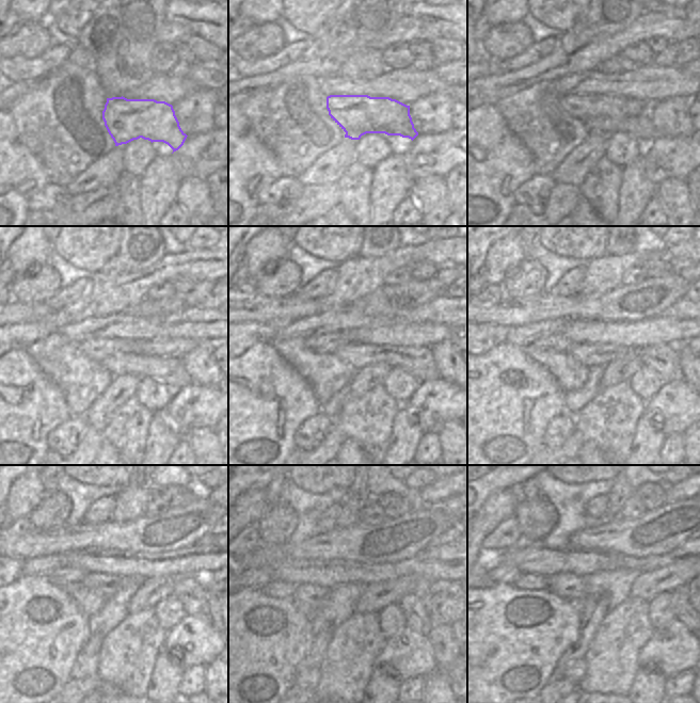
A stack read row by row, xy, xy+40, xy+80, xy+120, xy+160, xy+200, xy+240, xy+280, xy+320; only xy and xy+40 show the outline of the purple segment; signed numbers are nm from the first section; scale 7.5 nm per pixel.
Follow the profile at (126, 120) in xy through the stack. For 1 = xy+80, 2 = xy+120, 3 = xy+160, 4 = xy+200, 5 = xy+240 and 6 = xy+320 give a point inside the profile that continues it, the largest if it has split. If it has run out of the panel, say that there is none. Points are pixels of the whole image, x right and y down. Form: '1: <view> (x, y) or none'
1: xy+80 (584, 108)
2: xy+120 (99, 349)
3: xy+160 (330, 342)
4: xy+200 (559, 344)
5: xy+240 (60, 576)
6: xy+320 (525, 580)

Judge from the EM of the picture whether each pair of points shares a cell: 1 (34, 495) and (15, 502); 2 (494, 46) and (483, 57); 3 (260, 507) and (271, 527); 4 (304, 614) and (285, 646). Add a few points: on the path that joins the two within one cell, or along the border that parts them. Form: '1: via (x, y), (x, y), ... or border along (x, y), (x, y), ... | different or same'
1: via (30, 495), (26, 495), (19, 501) | same
2: border along (481, 42), (486, 51), (493, 60) | different
3: border along (279, 501), (259, 518) | different
4: via (297, 622), (285, 634), (285, 639) | same

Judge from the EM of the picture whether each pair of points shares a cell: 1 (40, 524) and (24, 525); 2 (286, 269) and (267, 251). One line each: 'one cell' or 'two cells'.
1: two cells
2: two cells

